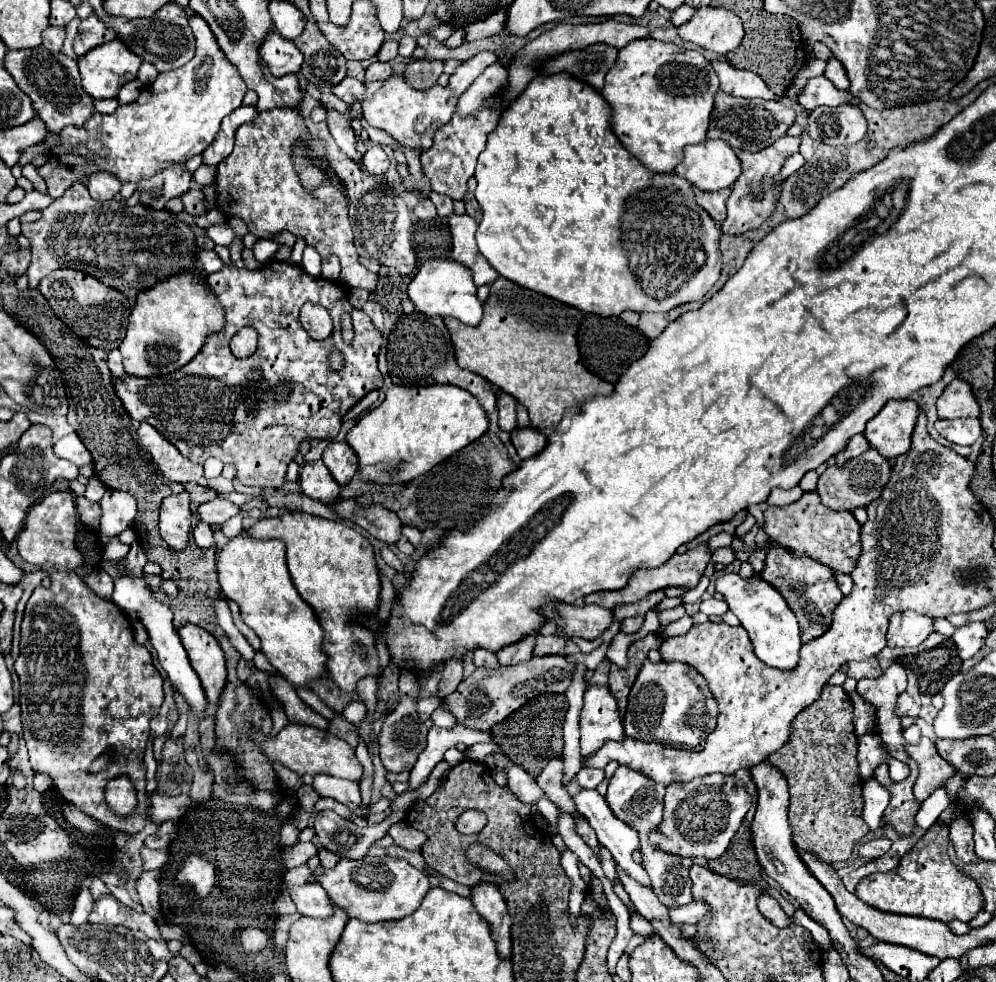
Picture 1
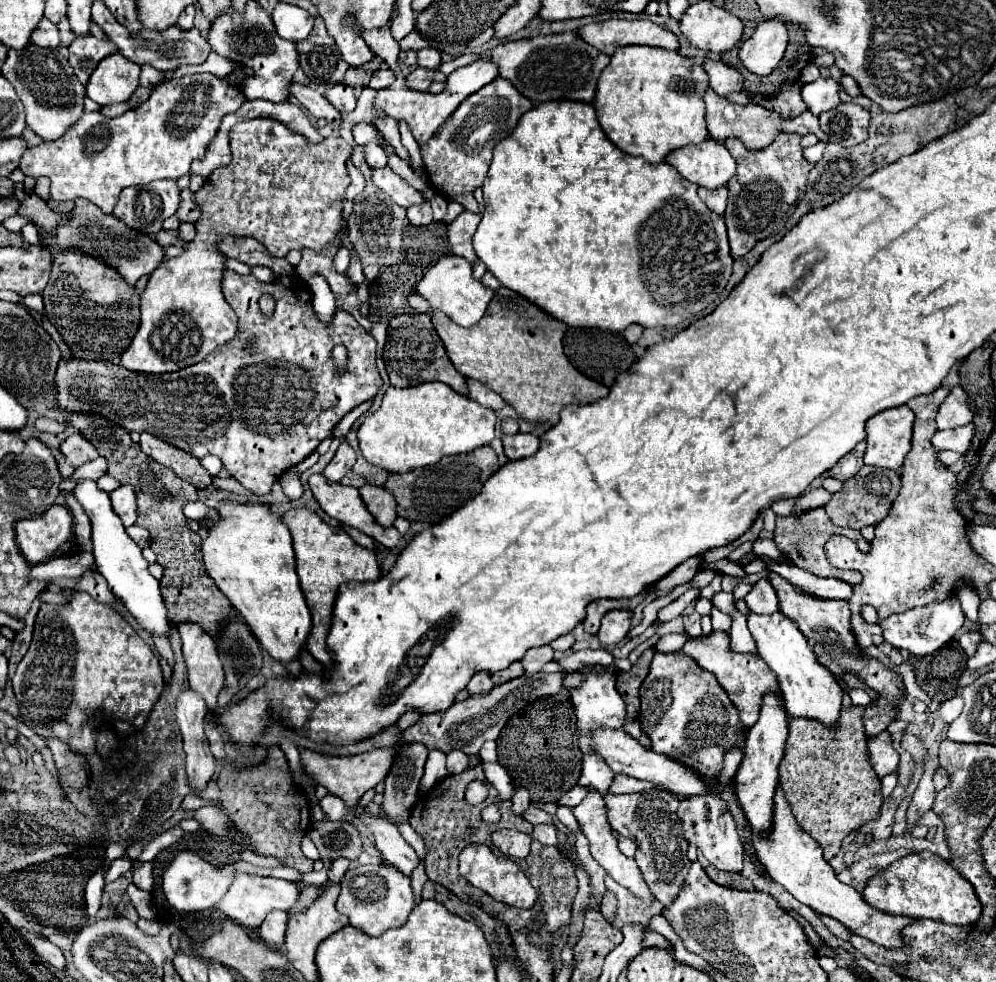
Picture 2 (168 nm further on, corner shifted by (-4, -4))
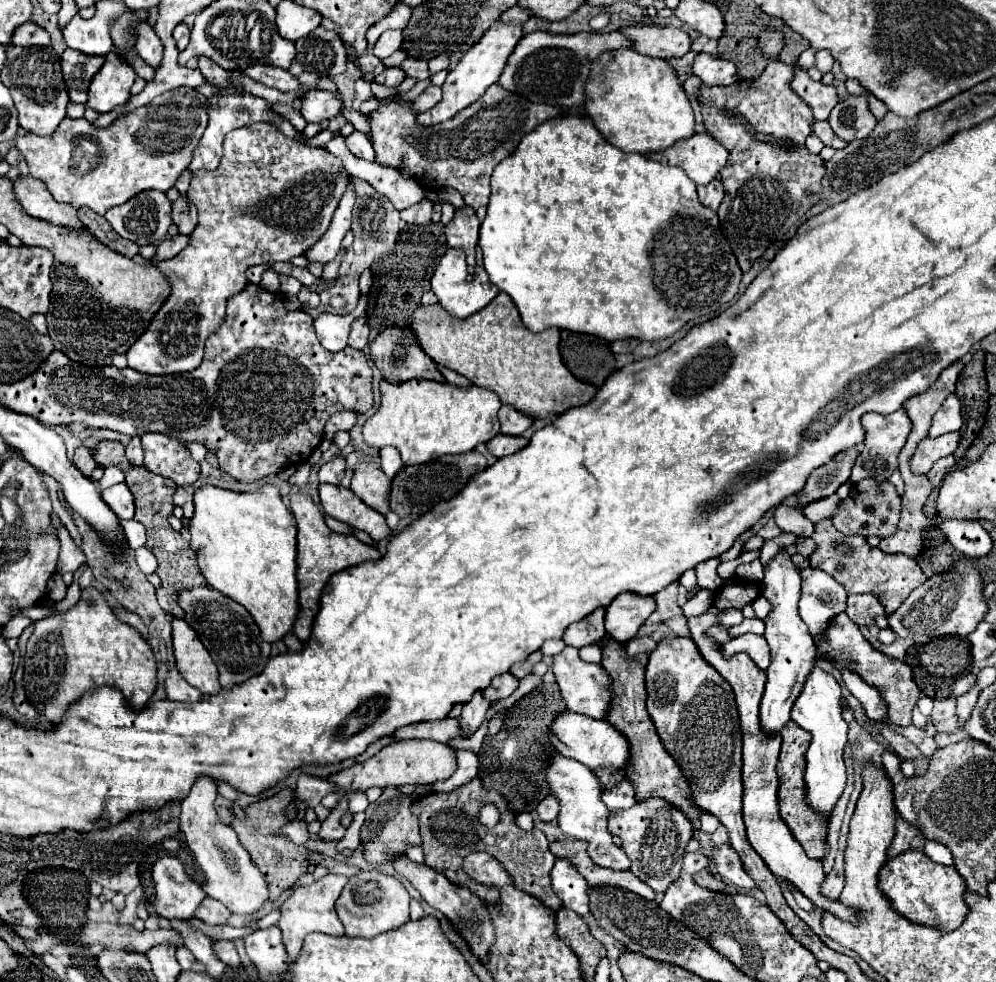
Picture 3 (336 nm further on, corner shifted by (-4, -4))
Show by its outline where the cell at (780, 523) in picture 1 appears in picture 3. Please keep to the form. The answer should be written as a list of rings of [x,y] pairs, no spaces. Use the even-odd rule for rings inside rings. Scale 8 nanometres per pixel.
[[[830,520],[818,522],[812,538],[818,546],[818,550],[810,556],[812,568],[820,568],[826,574],[830,574],[834,580],[838,580],[844,586],[844,590],[848,594],[874,594],[874,596],[878,596],[884,610],[886,610],[886,616],[896,612],[896,608],[910,596],[910,592],[926,582],[926,576],[914,558],[904,556],[904,554],[892,554],[892,556],[884,554],[880,548],[868,546],[868,542],[862,536],[844,536],[842,532],[838,532],[830,524]],[[838,544],[848,546],[850,552],[846,552],[846,554],[836,552]]]

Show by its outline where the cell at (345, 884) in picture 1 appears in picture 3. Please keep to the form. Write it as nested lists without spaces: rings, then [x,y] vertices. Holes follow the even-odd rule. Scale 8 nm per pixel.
[[[366,870],[366,872],[354,874],[348,880],[348,884],[344,886],[344,890],[336,902],[336,912],[346,928],[346,936],[374,938],[378,934],[396,930],[402,924],[406,924],[408,922],[408,904],[410,904],[410,894],[396,878],[392,878],[380,870]]]

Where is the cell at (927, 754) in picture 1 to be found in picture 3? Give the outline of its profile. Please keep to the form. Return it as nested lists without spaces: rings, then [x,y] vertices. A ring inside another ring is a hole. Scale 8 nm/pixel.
[[[838,614],[830,628],[822,634],[820,640],[816,640],[818,652],[820,654],[828,654],[832,658],[836,658],[836,662],[840,666],[848,666],[850,670],[858,672],[870,686],[878,688],[886,706],[888,706],[888,722],[894,726],[910,726],[912,724],[912,708],[916,706],[918,698],[920,698],[920,688],[916,686],[914,678],[912,678],[912,670],[906,662],[890,658],[886,654],[882,654],[880,650],[876,650],[860,632],[858,624],[854,624],[846,614]]]

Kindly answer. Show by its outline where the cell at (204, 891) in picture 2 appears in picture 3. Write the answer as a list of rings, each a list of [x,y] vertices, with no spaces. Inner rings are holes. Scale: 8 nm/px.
[[[160,858],[152,868],[152,880],[156,886],[156,900],[146,906],[148,914],[188,920],[206,898],[202,886],[188,878],[178,858]]]

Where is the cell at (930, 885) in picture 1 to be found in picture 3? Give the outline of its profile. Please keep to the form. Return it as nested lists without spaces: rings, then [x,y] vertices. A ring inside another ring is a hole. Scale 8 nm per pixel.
[[[906,850],[886,860],[886,864],[880,870],[878,882],[880,890],[892,902],[892,908],[896,908],[896,912],[904,914],[904,918],[908,918],[914,924],[948,932],[956,930],[966,918],[968,906],[964,904],[964,892],[966,892],[964,878],[956,872],[954,866],[936,864],[920,850]]]

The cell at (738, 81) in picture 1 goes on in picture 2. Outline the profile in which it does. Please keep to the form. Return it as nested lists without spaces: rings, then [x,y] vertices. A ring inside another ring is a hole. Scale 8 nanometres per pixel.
[[[704,60],[704,70],[708,72],[708,76],[710,76],[710,86],[712,86],[712,90],[716,92],[716,94],[720,94],[720,96],[728,96],[728,94],[732,94],[732,92],[740,92],[742,90],[742,82],[744,82],[744,78],[742,78],[742,74],[736,70],[736,68],[732,68],[732,66],[726,66],[724,62],[720,62],[720,60]]]

